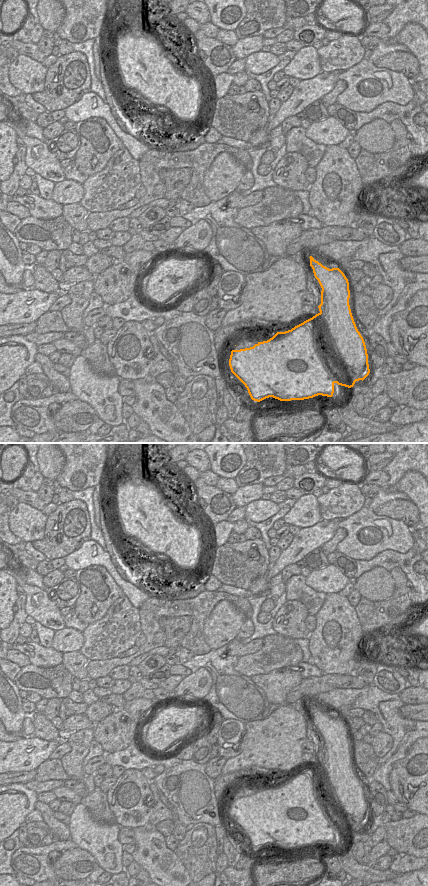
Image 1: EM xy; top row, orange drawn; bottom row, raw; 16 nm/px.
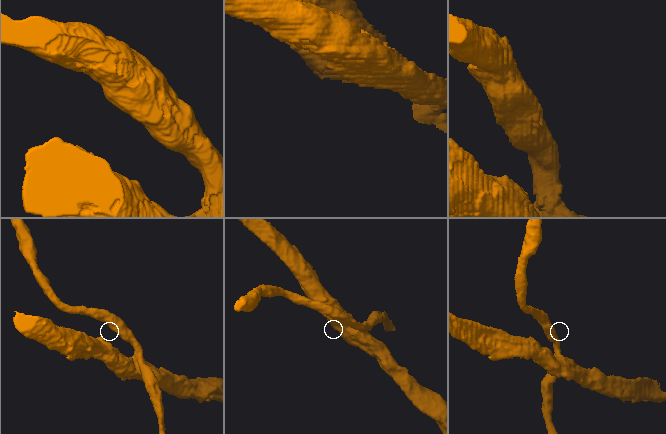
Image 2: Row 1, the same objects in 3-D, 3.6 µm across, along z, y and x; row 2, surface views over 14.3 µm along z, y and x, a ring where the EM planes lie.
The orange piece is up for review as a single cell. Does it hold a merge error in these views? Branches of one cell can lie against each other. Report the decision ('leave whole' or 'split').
split

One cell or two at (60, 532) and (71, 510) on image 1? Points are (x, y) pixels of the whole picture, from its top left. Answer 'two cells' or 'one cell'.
one cell

